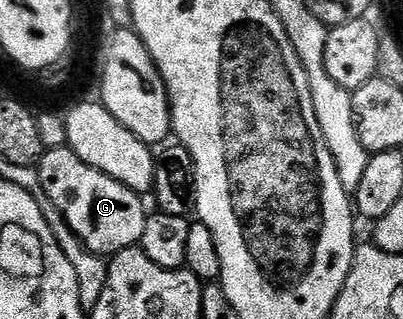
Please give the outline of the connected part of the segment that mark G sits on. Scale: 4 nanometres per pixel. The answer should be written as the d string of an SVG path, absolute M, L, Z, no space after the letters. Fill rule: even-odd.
M70 147L44 150L37 170L43 186L42 194L47 195L46 202L57 205L65 221L69 221L69 229L77 233L94 255L110 257L142 240L149 214L148 208L143 208L144 200L125 185L113 181L113 177L93 169L93 165L85 165Z

